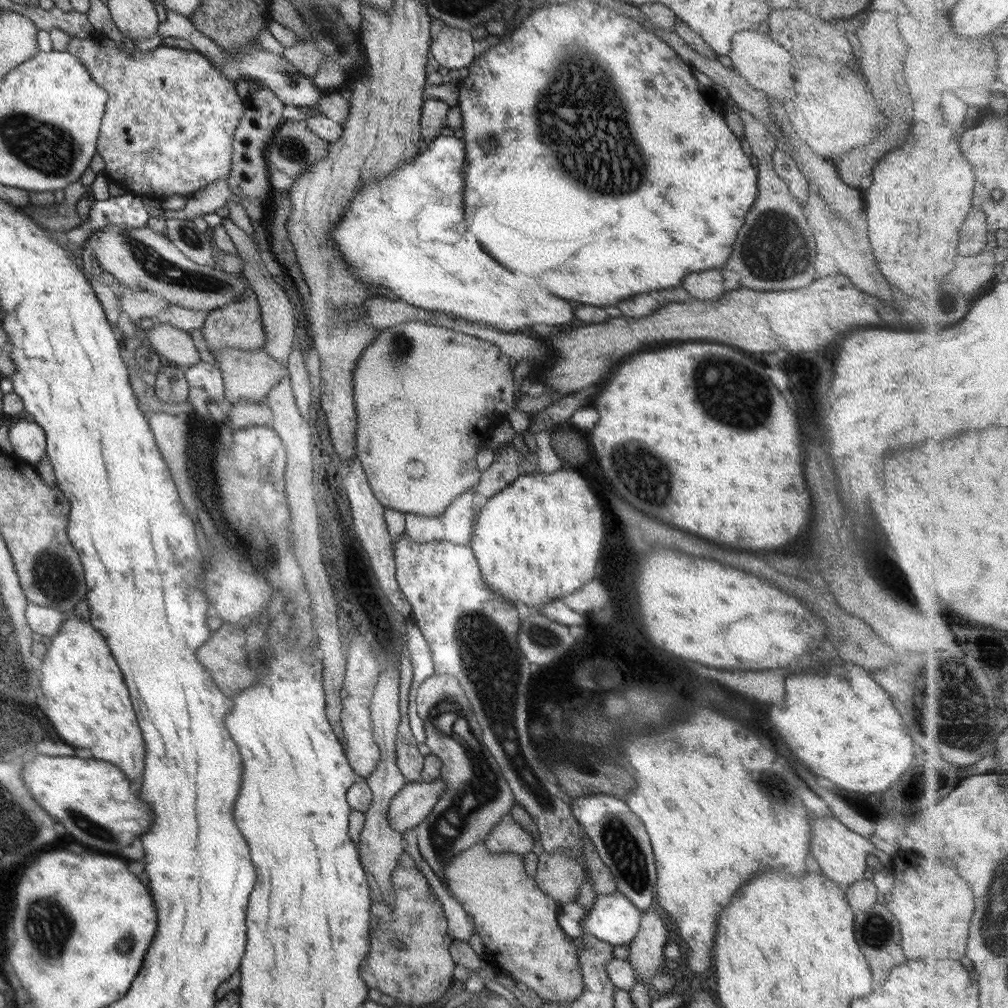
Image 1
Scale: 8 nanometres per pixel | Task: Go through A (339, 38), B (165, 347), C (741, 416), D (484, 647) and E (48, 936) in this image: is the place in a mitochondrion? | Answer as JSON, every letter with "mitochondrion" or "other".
{"A":"mitochondrion","B":"other","C":"mitochondrion","D":"mitochondrion","E":"mitochondrion"}

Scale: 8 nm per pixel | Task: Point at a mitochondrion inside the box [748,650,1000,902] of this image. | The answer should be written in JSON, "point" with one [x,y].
{"point":[968,727]}

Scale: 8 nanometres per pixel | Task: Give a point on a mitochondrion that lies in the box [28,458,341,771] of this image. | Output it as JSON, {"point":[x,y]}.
{"point":[54,577]}

